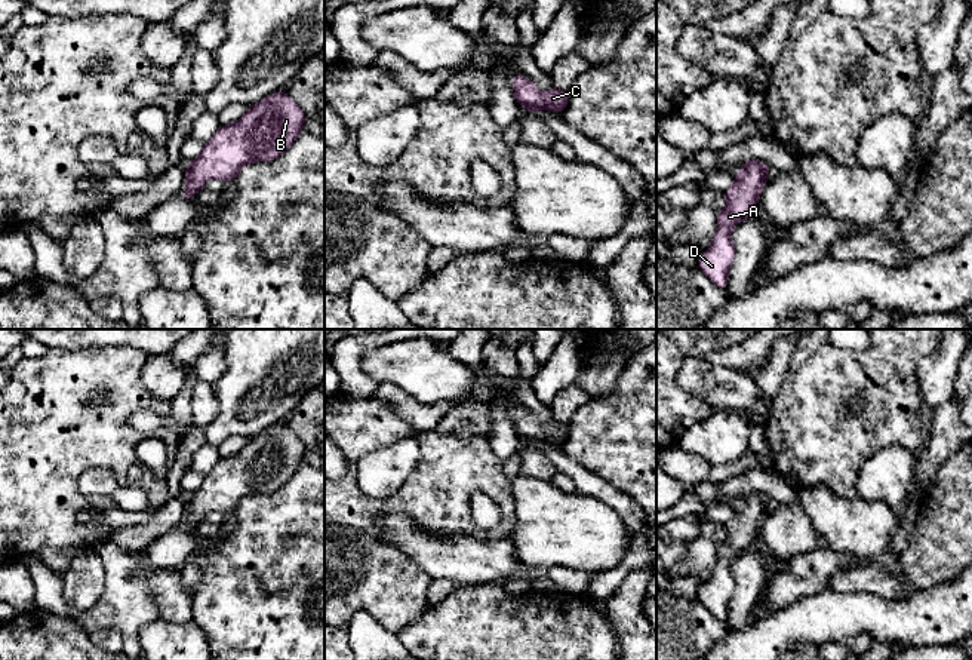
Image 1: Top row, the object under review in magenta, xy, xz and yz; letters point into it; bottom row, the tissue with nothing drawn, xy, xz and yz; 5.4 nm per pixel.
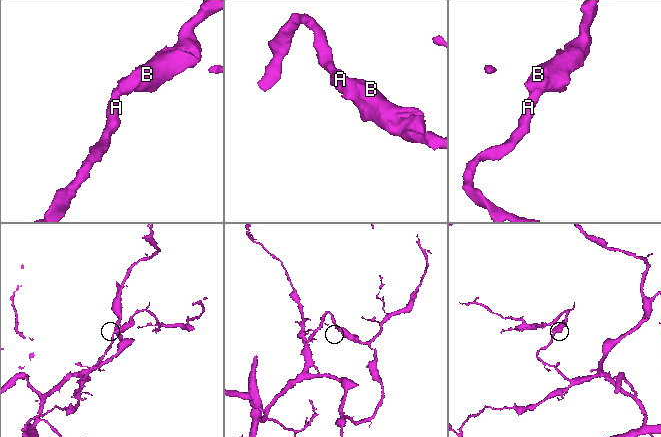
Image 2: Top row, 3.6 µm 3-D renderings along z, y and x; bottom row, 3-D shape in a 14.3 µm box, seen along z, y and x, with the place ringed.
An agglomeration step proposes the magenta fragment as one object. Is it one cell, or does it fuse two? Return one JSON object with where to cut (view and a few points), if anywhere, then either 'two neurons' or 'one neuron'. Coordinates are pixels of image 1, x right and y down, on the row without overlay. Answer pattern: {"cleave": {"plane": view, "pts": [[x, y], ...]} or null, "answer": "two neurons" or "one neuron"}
{"cleave": null, "answer": "one neuron"}

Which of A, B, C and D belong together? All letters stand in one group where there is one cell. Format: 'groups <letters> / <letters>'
groups A B C D

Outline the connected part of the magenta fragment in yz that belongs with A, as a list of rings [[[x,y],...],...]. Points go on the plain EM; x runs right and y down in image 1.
[[[748,491],[725,525],[726,538],[717,546],[719,558],[711,580],[698,589],[701,604],[722,621],[728,621],[729,601],[735,589],[730,565],[739,553],[753,549],[769,509],[770,503],[763,494]]]

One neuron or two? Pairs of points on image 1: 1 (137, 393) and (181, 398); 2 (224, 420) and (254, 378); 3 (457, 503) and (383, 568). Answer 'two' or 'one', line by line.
1: two
2: one
3: two

